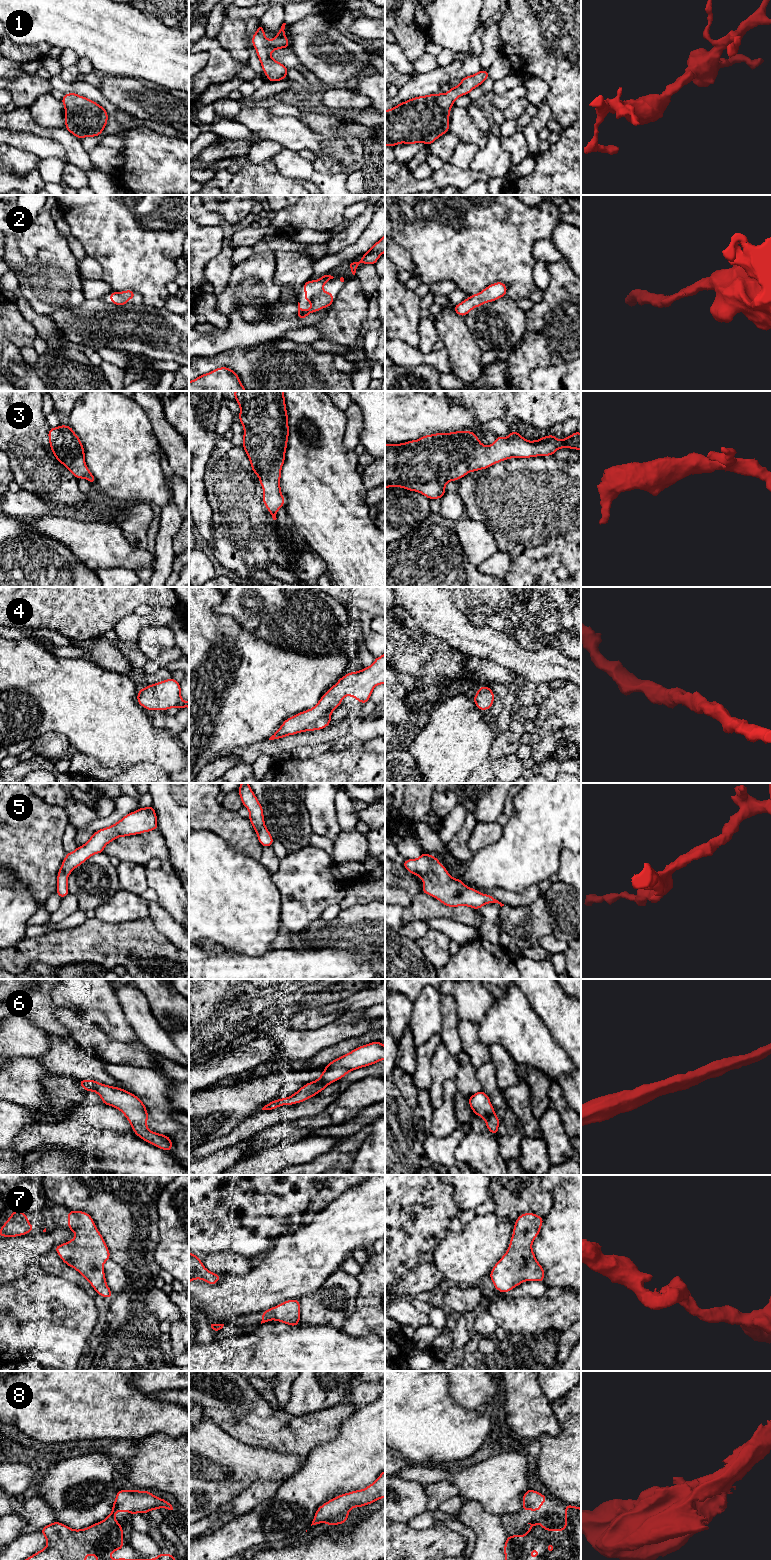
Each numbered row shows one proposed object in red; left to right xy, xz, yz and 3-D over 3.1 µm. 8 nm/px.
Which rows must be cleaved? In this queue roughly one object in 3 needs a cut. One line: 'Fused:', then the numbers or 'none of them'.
Fused: none of them

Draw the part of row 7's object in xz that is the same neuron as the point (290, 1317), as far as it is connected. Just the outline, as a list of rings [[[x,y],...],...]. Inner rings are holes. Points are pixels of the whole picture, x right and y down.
[[[286,1300],[282,1304],[278,1304],[273,1308],[262,1312],[262,1323],[269,1320],[279,1321],[290,1326],[297,1326],[300,1321],[300,1301]]]

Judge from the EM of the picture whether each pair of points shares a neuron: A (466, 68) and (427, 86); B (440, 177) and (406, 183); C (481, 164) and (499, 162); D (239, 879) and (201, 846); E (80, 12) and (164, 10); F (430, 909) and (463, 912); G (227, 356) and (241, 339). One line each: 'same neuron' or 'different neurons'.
A: same neuron
B: same neuron
C: same neuron
D: same neuron
E: different neurons
F: same neuron
G: different neurons

